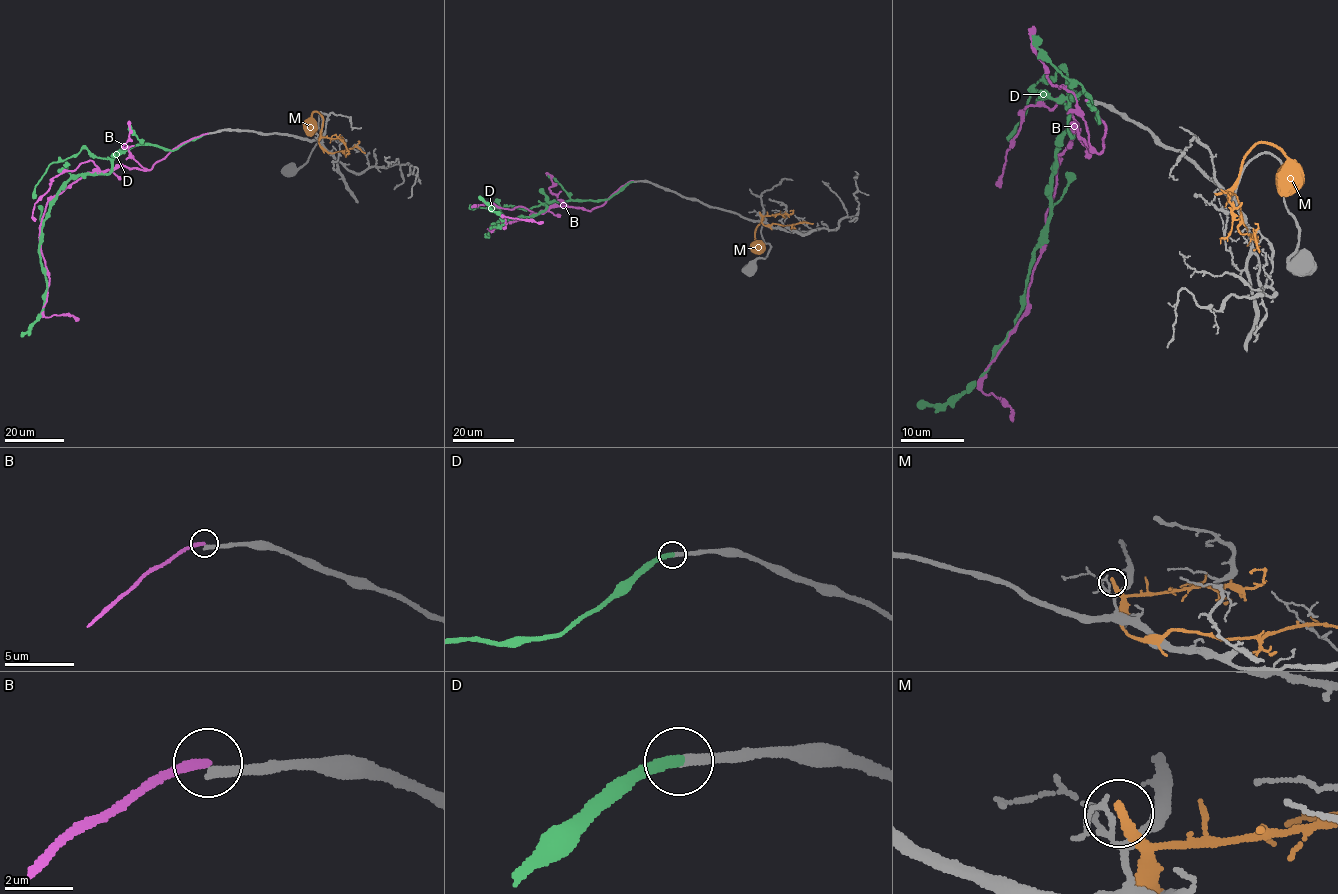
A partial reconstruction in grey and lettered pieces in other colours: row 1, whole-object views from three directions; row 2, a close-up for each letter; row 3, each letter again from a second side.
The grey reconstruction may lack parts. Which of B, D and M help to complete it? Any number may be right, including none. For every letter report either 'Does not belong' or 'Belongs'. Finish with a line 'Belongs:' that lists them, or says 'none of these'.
B: Does not belong
D: Belongs
M: Does not belong
Belongs: D

